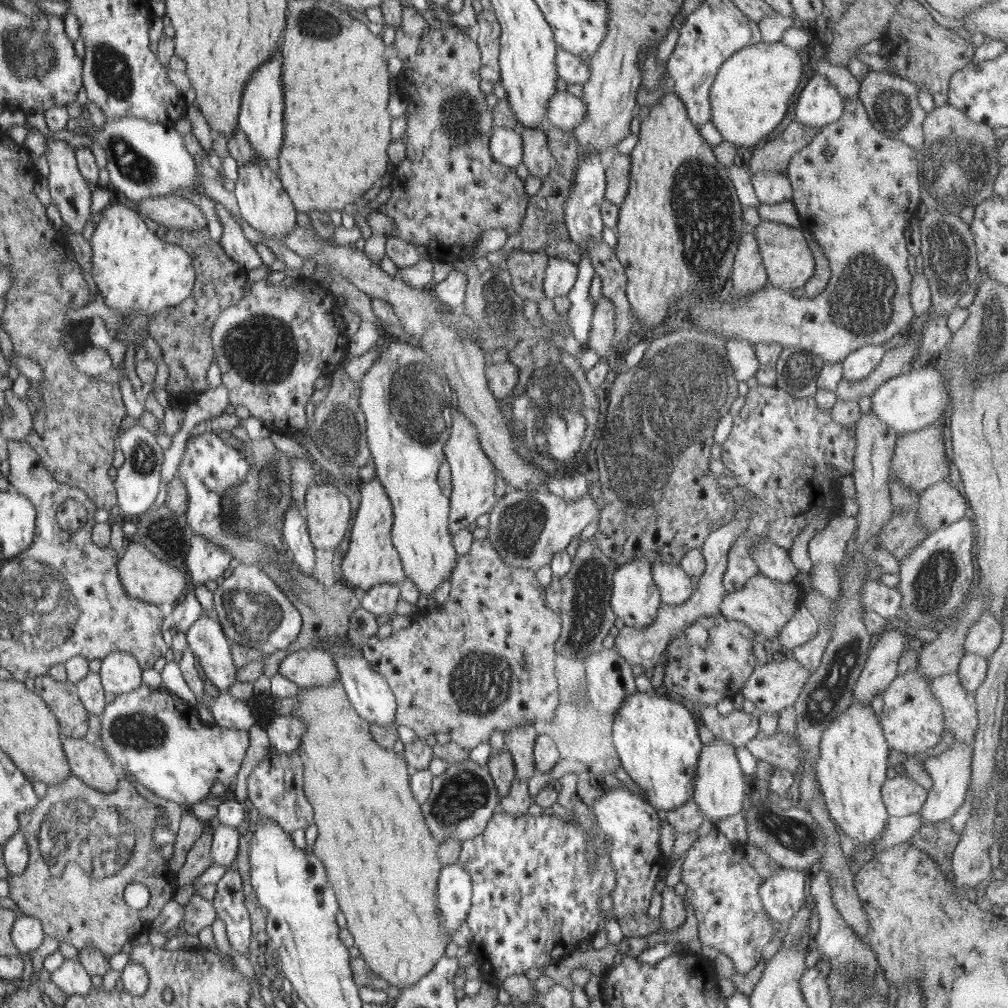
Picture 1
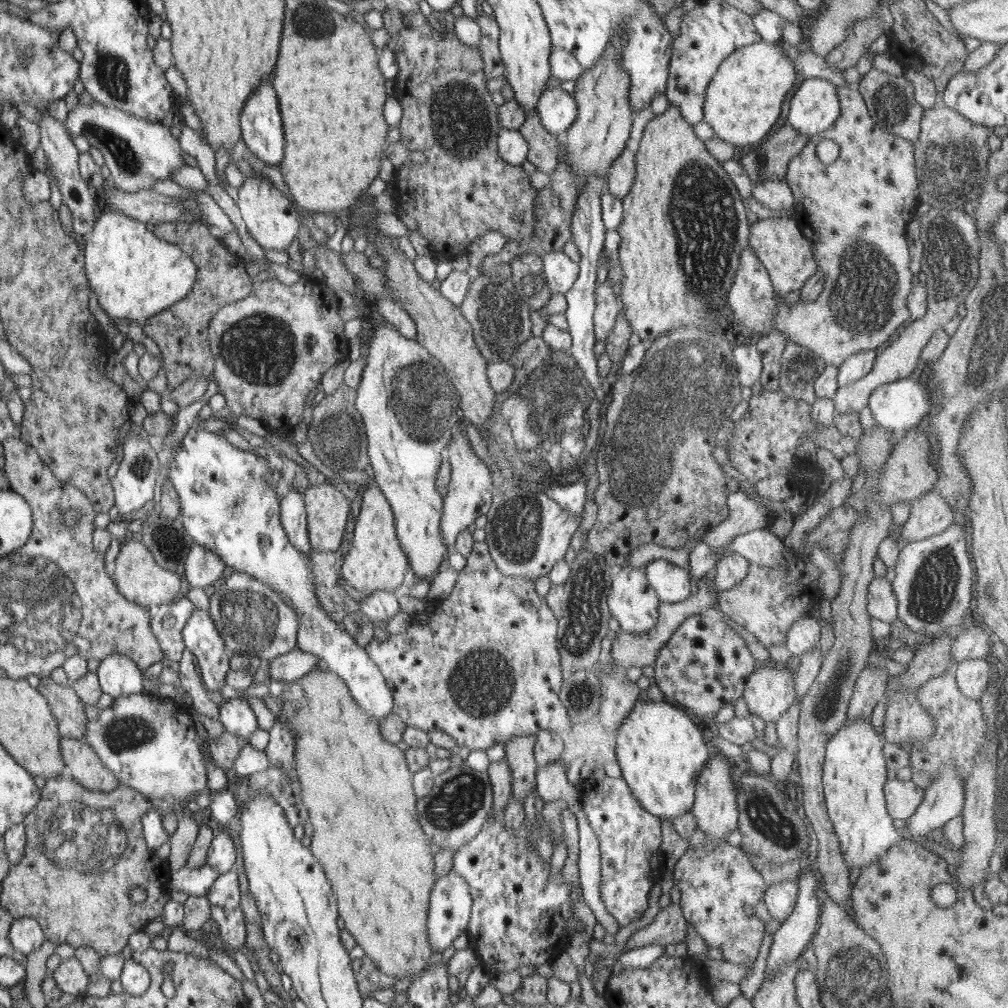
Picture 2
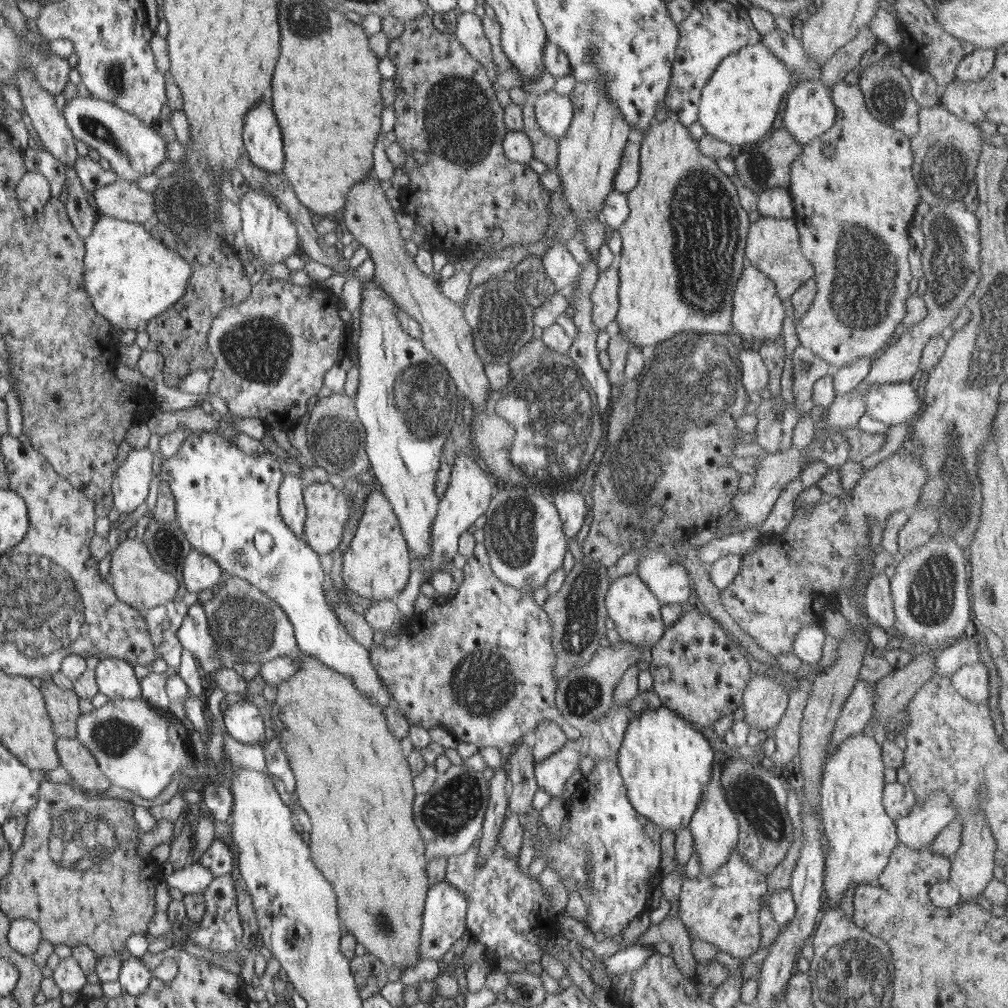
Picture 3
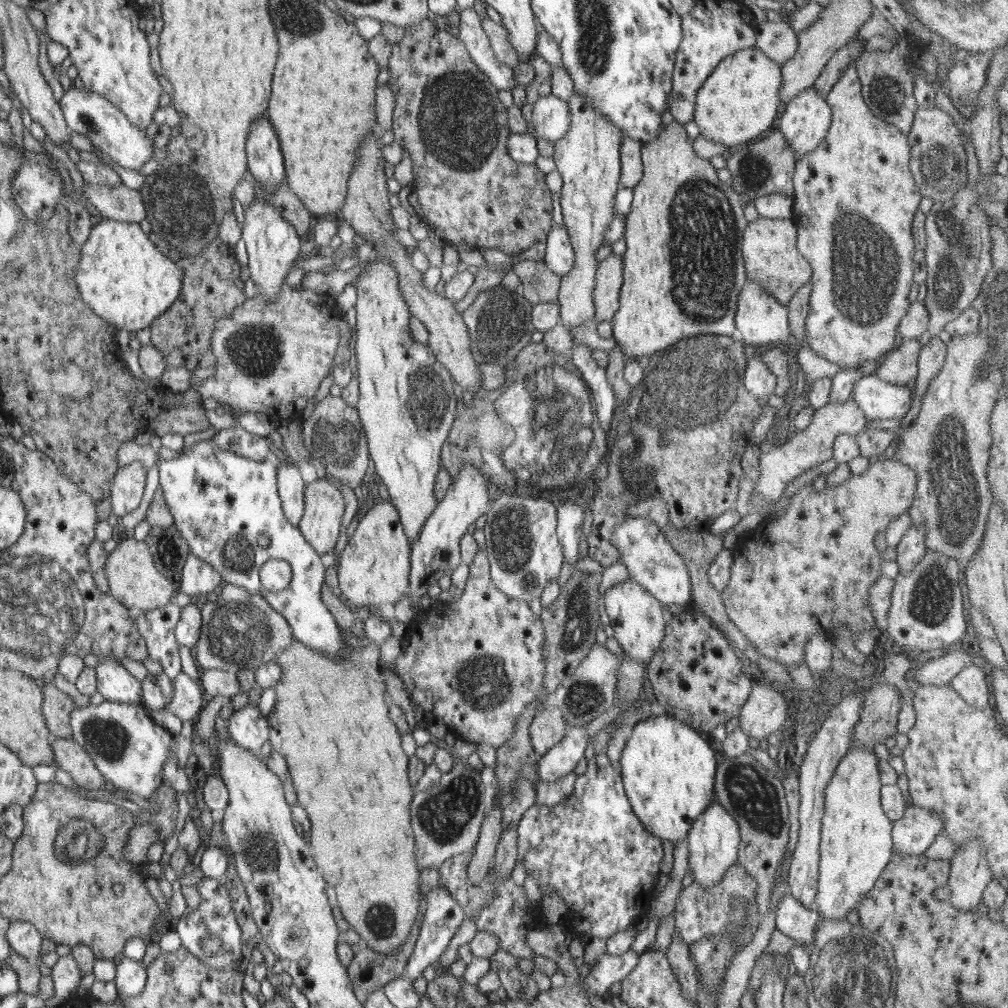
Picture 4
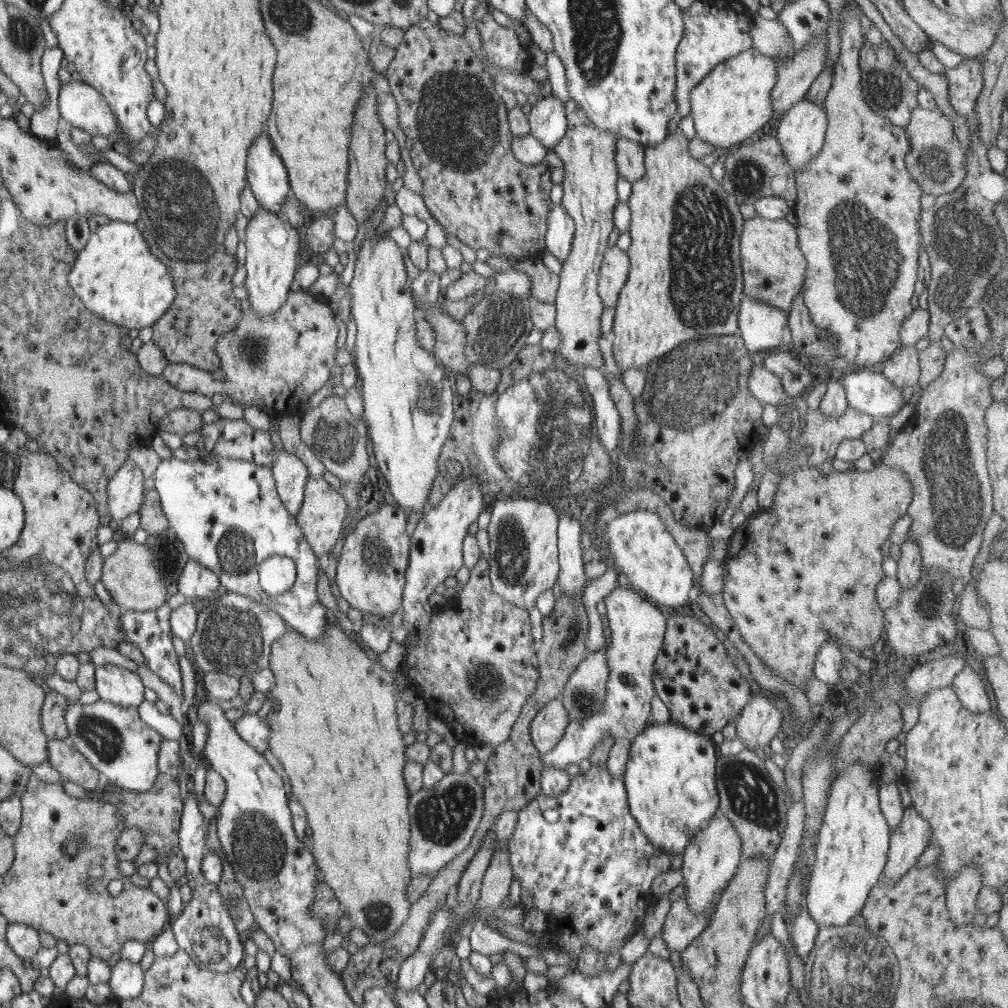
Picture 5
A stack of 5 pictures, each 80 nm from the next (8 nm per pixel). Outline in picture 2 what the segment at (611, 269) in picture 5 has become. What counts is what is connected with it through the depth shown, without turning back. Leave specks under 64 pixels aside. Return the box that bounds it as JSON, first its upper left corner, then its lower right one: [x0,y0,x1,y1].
[593,278,620,344]

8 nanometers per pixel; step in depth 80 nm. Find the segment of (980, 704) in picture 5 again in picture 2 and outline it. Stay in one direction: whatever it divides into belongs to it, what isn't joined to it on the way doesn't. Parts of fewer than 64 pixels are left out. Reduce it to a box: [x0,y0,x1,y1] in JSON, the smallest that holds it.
[953,658,990,701]

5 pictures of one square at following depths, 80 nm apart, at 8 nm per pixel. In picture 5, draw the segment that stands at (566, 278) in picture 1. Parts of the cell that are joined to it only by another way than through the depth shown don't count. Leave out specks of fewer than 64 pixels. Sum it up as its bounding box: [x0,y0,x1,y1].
[545,205,575,262]

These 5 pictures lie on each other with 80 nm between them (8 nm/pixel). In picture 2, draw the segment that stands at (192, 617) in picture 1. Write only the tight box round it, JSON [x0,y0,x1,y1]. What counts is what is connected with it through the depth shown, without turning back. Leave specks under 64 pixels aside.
[151,598,196,665]

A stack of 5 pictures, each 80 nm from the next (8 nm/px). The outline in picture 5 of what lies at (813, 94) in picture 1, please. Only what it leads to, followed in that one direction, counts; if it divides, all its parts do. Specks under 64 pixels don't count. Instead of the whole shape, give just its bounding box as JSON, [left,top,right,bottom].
[776,98,826,175]

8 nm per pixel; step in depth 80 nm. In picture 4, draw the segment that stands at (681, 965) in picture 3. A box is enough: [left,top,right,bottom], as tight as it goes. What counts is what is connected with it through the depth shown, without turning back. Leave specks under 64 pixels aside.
[667,934,698,1004]

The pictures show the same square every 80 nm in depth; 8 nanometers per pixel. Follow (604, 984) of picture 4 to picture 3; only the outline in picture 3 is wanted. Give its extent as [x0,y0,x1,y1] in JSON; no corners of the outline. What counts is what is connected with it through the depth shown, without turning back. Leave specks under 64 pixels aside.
[602,944,656,979]

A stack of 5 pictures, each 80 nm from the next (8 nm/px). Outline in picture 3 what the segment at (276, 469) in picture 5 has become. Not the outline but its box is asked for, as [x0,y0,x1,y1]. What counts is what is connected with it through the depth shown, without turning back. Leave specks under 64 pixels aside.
[279,475,307,538]

